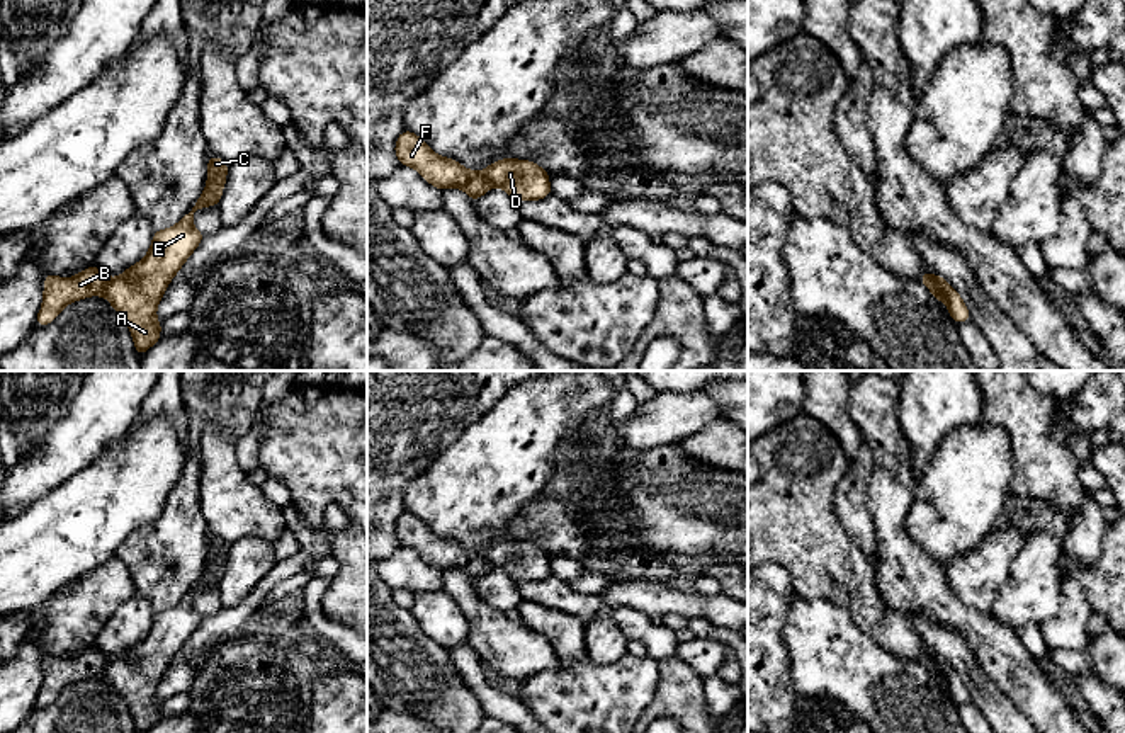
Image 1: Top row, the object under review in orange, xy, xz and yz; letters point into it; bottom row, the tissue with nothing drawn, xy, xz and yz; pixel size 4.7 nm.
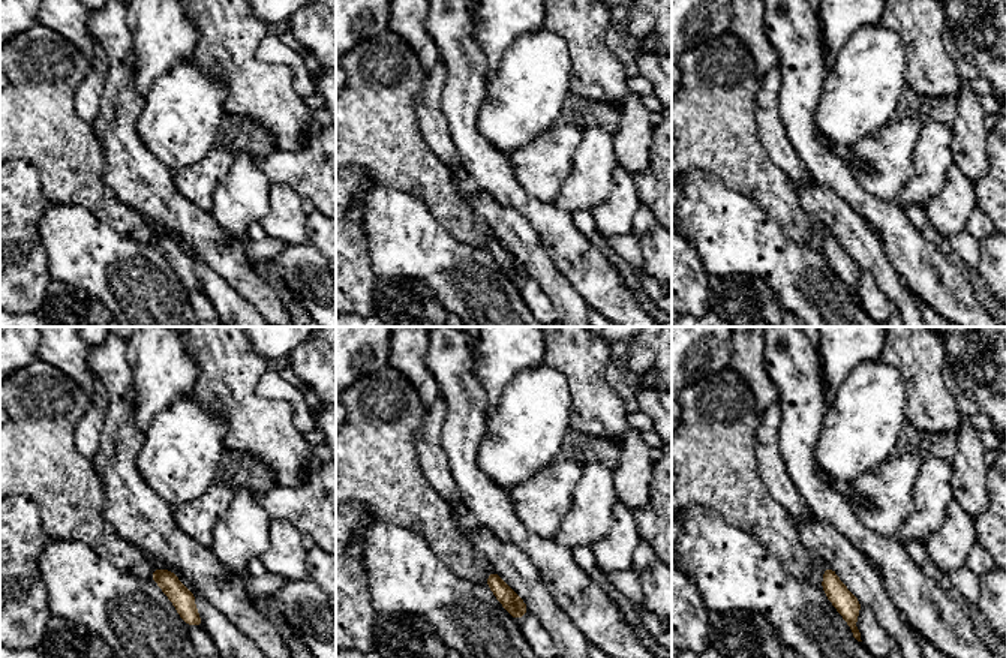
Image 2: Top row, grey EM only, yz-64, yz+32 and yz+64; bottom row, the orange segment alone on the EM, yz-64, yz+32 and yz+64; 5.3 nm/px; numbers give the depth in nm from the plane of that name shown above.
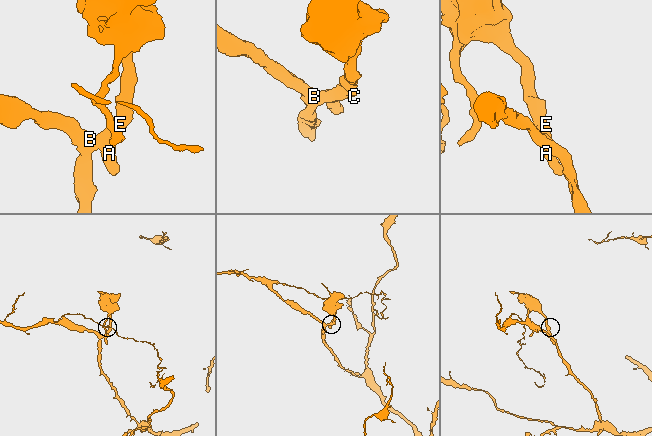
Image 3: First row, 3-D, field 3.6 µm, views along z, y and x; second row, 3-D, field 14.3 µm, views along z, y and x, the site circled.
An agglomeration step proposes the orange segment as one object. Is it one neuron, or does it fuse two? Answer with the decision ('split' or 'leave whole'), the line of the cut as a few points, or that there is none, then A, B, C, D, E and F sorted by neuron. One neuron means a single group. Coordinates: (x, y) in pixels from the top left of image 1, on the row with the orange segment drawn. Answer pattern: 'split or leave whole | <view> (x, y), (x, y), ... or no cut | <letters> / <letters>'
split | yz (932, 274), (945, 301) | A C D E / B F

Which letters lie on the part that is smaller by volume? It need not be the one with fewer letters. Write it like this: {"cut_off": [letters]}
{"cut_off": ["A", "C", "D", "E"]}

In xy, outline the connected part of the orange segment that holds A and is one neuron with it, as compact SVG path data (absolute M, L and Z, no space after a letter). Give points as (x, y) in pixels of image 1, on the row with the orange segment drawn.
M214 155L207 158L207 168L206 189L187 214L177 224L155 231L148 253L121 276L110 277L104 287L102 296L127 323L139 355L160 340L156 308L170 281L206 236L194 226L194 213L219 206L228 163Z

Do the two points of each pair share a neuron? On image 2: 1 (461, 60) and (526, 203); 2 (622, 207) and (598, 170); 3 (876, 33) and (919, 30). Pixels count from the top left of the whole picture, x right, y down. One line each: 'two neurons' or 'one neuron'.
1: one neuron
2: two neurons
3: two neurons

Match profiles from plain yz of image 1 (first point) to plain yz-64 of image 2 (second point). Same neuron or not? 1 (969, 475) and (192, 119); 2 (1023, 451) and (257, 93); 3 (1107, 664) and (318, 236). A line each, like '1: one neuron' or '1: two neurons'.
1: one neuron
2: one neuron
3: one neuron

